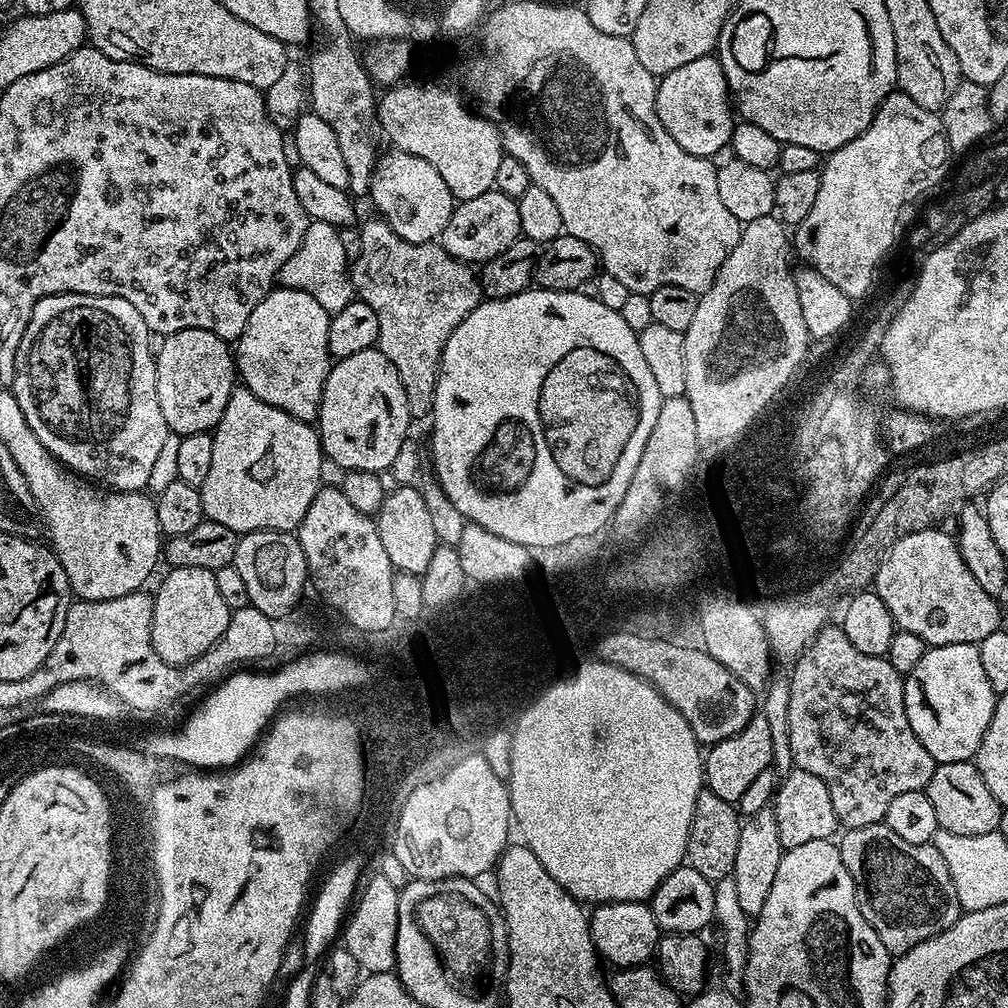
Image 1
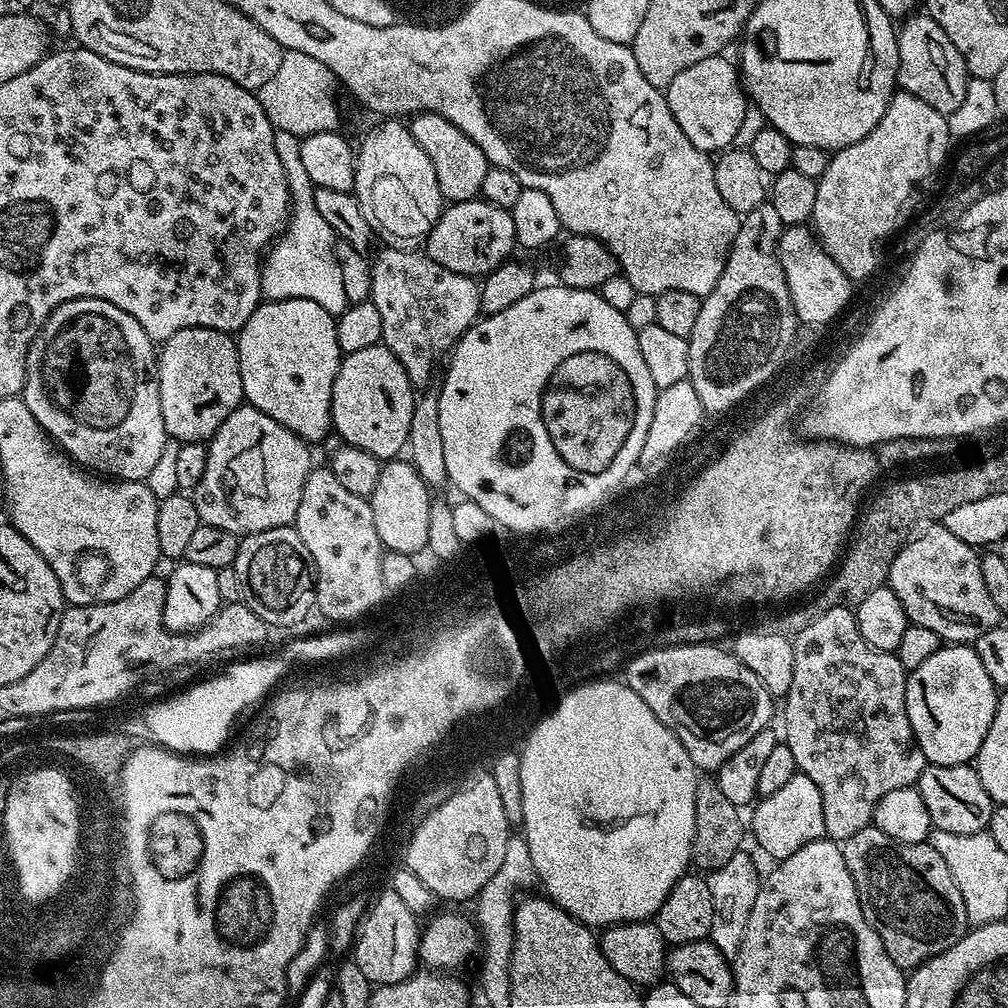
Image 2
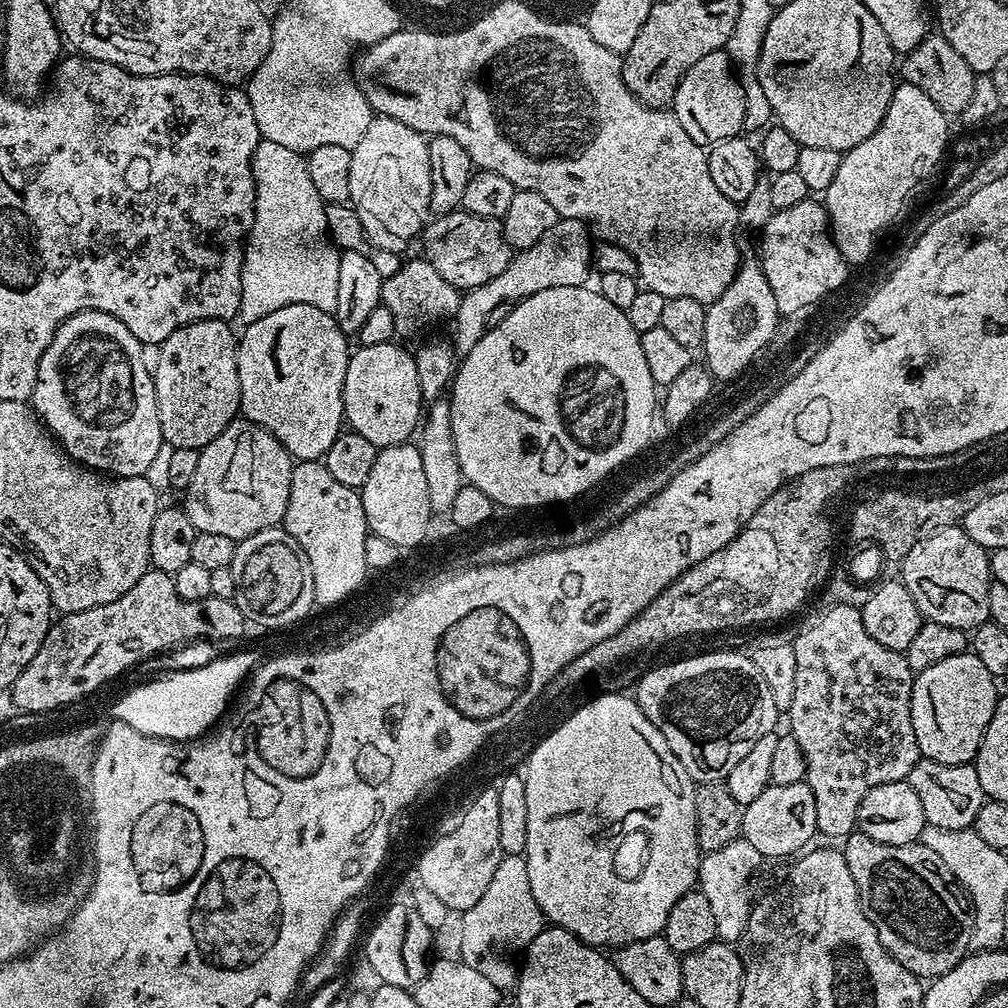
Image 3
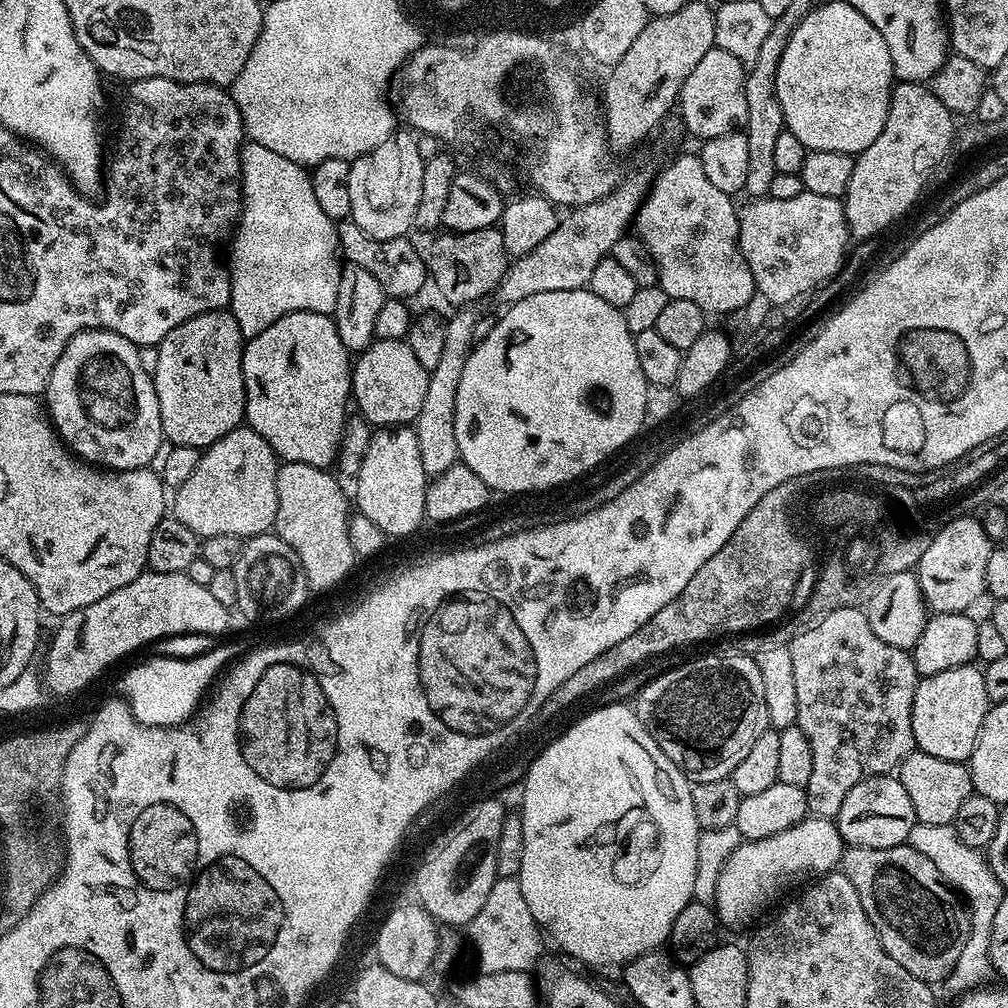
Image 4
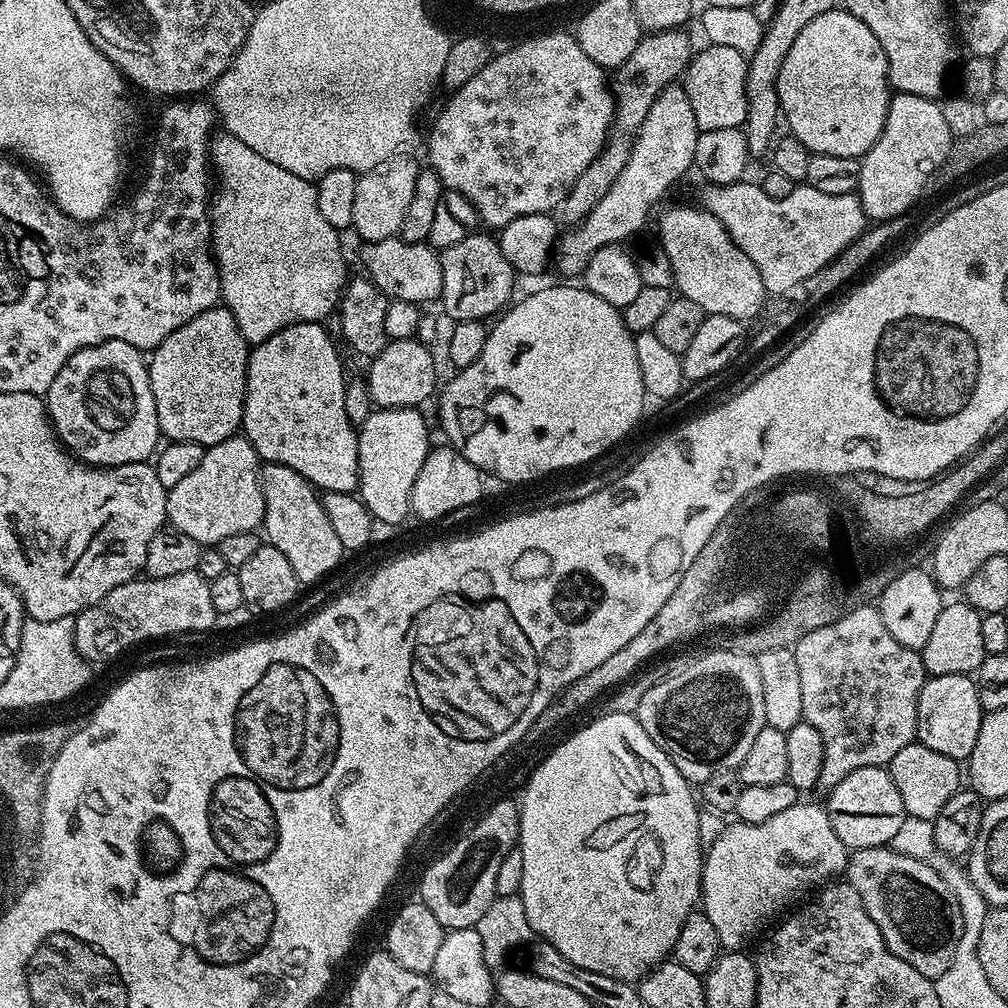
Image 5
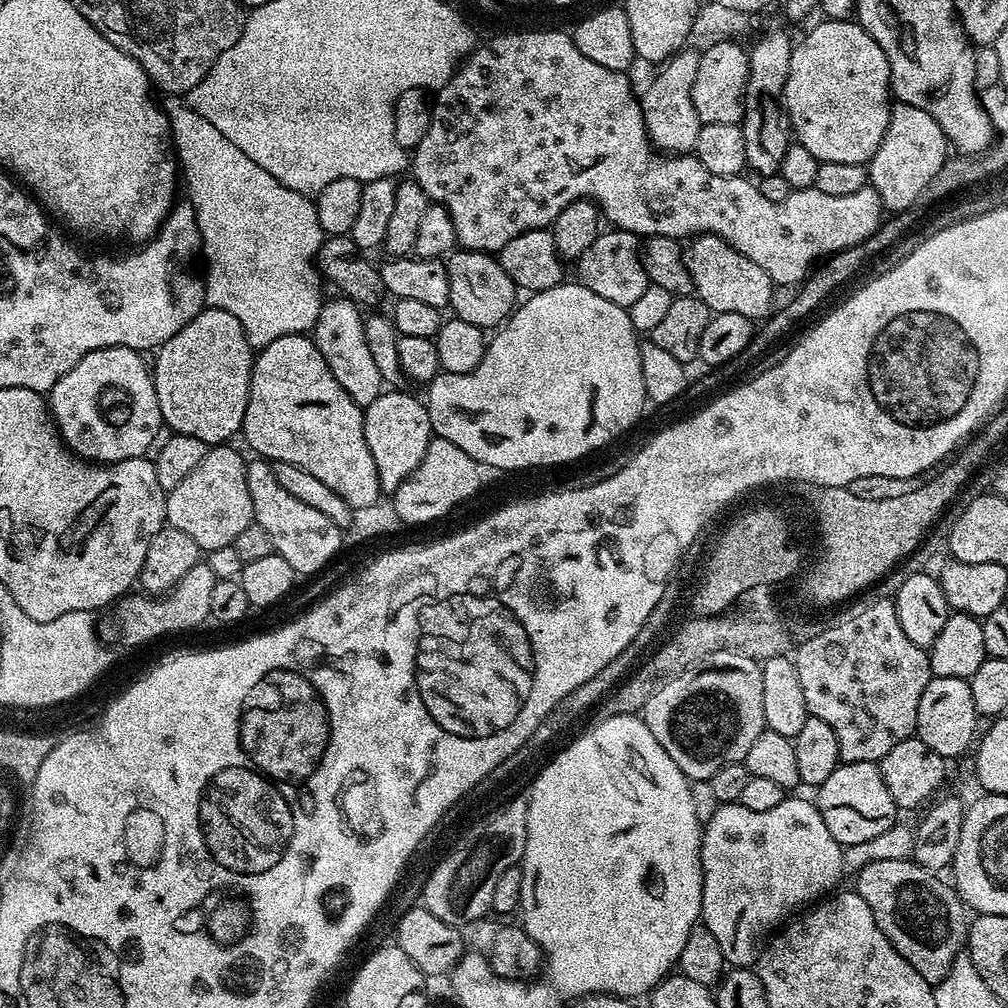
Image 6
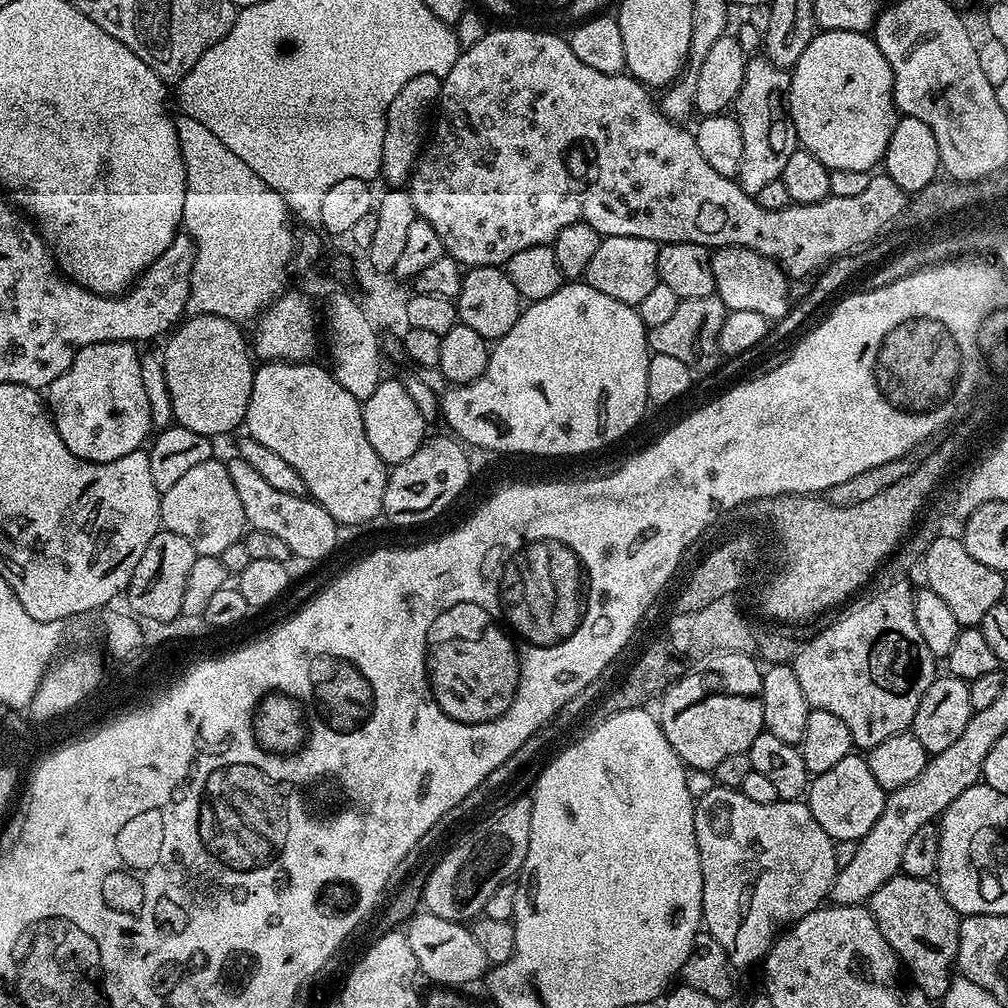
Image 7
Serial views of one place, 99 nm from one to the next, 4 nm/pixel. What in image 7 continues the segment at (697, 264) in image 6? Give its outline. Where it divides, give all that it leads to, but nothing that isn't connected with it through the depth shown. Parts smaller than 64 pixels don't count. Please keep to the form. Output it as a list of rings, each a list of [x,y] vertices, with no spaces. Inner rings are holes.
[[[717,248],[712,252],[712,277],[716,283],[715,295],[720,297],[729,312],[754,310],[769,322],[775,322],[788,313],[789,277],[776,261],[749,248]]]

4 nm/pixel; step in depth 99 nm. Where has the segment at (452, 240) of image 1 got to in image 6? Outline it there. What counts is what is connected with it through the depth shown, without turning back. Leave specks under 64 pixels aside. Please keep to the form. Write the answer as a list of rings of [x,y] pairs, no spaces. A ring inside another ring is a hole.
[[[456,250],[447,257],[450,278],[450,298],[448,299],[455,319],[470,322],[485,330],[495,329],[512,315],[517,307],[518,289],[516,283],[502,270],[499,259],[487,252]]]

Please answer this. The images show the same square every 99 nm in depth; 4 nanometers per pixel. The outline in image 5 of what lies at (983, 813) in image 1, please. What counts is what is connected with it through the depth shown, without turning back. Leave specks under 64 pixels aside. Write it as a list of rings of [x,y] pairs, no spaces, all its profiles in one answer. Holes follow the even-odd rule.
[[[919,742],[902,746],[886,767],[894,786],[898,786],[898,794],[902,794],[905,813],[914,818],[935,820],[938,814],[942,814],[942,806],[946,806],[946,802],[950,802],[950,798],[962,788],[961,761],[946,758],[946,754],[938,754],[938,750],[930,750],[930,746]]]

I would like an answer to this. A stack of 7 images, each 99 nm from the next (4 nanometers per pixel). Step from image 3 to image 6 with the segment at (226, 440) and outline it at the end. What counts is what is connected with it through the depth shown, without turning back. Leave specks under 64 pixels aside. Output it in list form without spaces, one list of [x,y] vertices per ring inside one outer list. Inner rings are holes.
[[[232,446],[209,447],[206,458],[170,489],[166,496],[167,527],[182,530],[182,534],[194,538],[205,553],[218,550],[218,546],[236,543],[238,534],[253,524],[250,489],[246,486],[246,460]]]

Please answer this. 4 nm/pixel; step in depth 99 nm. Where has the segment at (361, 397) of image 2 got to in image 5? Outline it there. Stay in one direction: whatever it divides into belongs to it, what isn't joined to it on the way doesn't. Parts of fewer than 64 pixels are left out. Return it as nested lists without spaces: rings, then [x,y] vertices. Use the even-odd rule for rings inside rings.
[[[389,340],[382,354],[371,357],[366,383],[376,408],[420,408],[437,391],[433,349],[421,340]]]

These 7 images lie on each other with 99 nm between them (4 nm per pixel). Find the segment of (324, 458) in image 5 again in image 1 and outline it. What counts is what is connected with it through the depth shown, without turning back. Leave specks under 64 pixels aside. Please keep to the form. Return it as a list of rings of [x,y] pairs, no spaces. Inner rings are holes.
[[[283,286],[273,287],[258,306],[254,306],[254,314],[246,322],[246,330],[242,330],[240,339],[234,344],[236,371],[243,387],[249,388],[262,402],[270,402],[270,406],[278,406],[278,410],[286,410],[299,420],[315,421],[320,415],[322,390],[326,386],[326,378],[333,366],[332,355],[328,352],[328,322],[330,313],[320,305],[318,298],[306,294],[302,290],[294,290]]]

